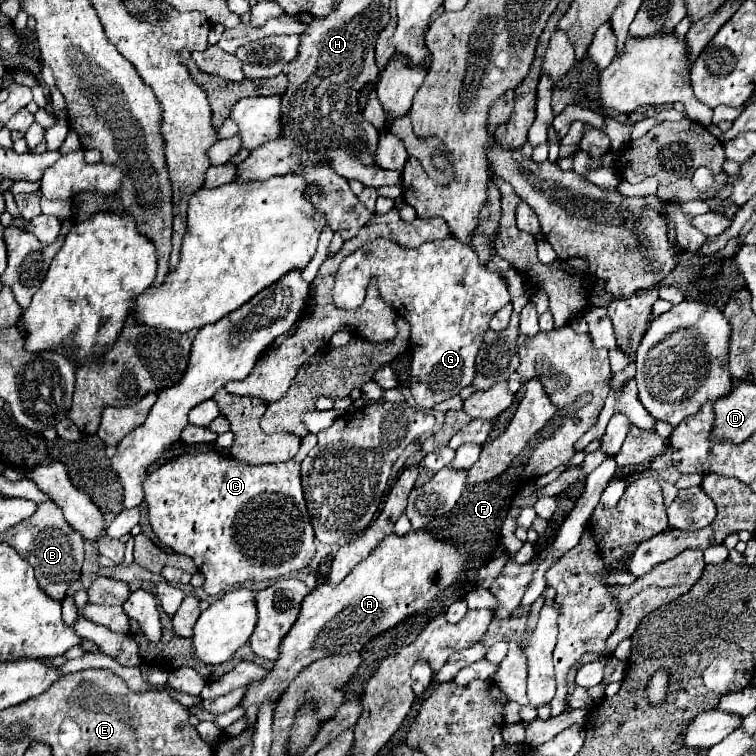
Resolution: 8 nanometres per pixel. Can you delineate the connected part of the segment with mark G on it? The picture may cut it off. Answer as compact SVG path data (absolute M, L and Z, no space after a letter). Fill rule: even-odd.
M448 236L444 240L424 242L420 248L402 248L390 240L376 240L376 284L380 296L394 306L394 310L404 316L412 326L410 350L412 350L412 384L410 392L416 398L420 410L430 410L434 404L456 396L462 388L470 386L476 376L476 354L488 330L490 318L504 306L510 304L510 294L506 280L500 272L490 272L478 262L472 248L460 244L456 238Z

